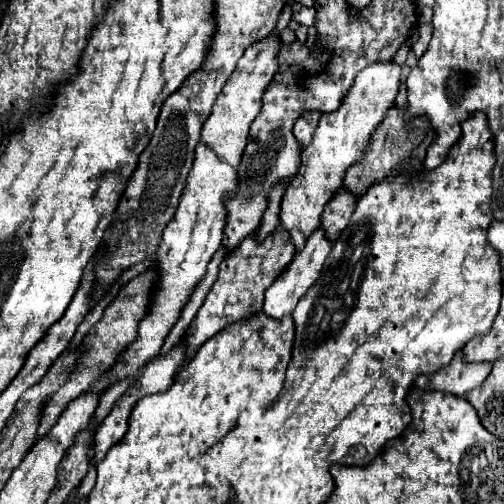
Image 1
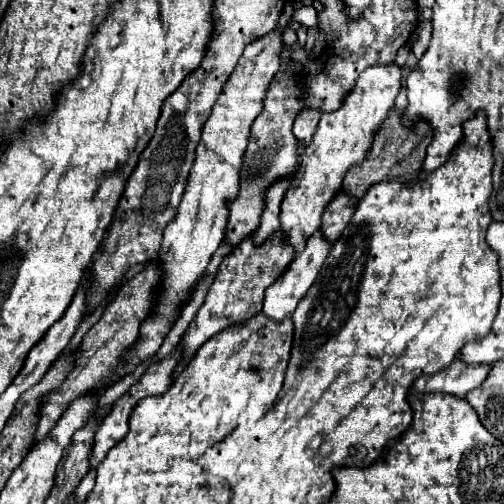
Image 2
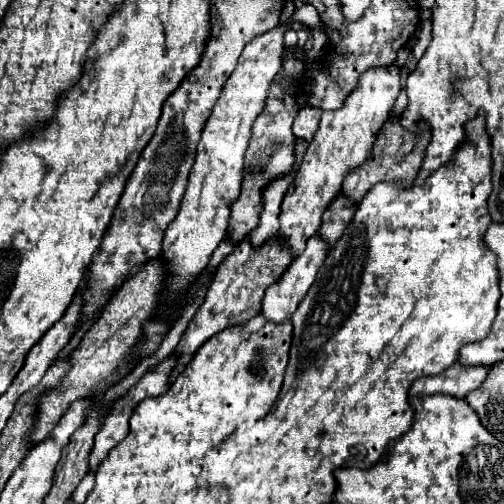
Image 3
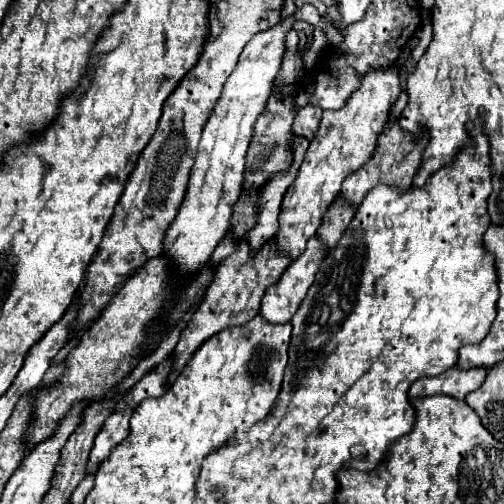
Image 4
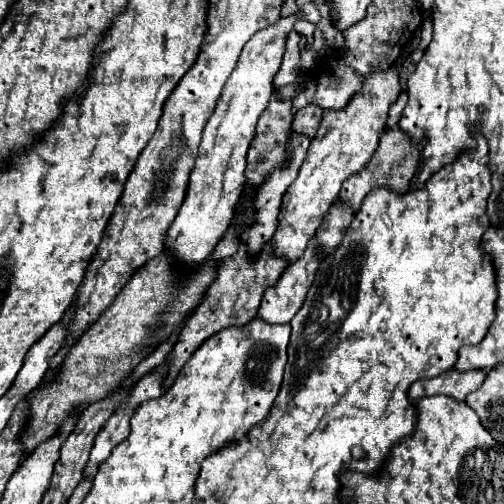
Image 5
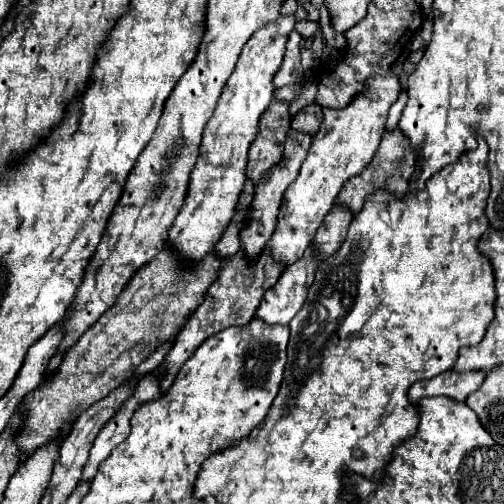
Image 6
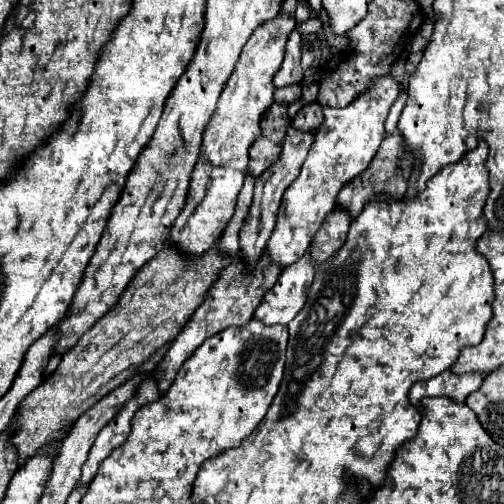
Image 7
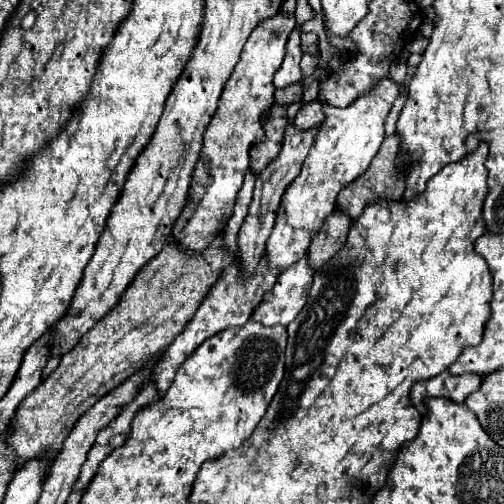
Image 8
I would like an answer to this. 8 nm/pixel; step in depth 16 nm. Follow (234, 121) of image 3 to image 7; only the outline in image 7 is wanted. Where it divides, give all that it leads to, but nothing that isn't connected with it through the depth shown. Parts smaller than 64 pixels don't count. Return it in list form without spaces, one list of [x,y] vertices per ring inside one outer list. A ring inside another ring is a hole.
[[[280,14],[276,20],[268,20],[252,32],[228,84],[224,86],[218,108],[204,130],[202,152],[192,172],[186,206],[170,230],[172,242],[180,244],[180,248],[186,248],[188,252],[194,252],[196,256],[212,246],[212,242],[224,232],[228,220],[234,214],[236,196],[244,184],[244,174],[248,168],[248,148],[256,138],[262,136],[260,116],[274,102],[272,96],[276,88],[272,78],[284,60],[286,40],[294,28],[294,16]]]

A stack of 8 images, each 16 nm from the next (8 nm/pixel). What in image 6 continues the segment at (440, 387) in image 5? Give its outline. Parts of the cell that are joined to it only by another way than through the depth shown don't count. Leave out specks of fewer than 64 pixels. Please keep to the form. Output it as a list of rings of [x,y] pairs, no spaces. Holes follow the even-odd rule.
[[[446,370],[430,380],[420,380],[410,388],[410,398],[414,402],[414,406],[418,406],[418,402],[424,396],[448,396],[452,400],[464,402],[468,394],[472,394],[474,390],[480,388],[484,380],[484,372],[464,372],[464,374],[456,374],[452,370]]]

